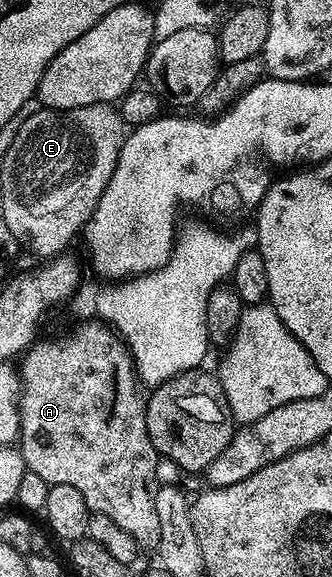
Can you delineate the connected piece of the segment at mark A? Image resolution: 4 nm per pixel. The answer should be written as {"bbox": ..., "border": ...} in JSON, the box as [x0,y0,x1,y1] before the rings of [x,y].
{"bbox":[16,321,160,548],"border":[[[93,321],[80,323],[71,334],[62,334],[59,338],[46,338],[43,342],[35,341],[30,349],[21,355],[22,366],[20,365],[20,393],[18,396],[19,424],[16,442],[21,449],[27,470],[36,472],[36,476],[41,476],[50,485],[68,484],[69,487],[75,487],[80,495],[84,496],[84,500],[93,513],[108,516],[108,520],[120,524],[120,528],[124,528],[124,532],[132,532],[132,540],[136,540],[139,547],[154,548],[157,547],[160,540],[160,516],[156,516],[156,504],[154,503],[154,491],[160,482],[158,479],[160,455],[148,436],[146,398],[138,391],[140,379],[138,373],[134,371],[134,358],[130,354],[130,349],[105,321]]]}

